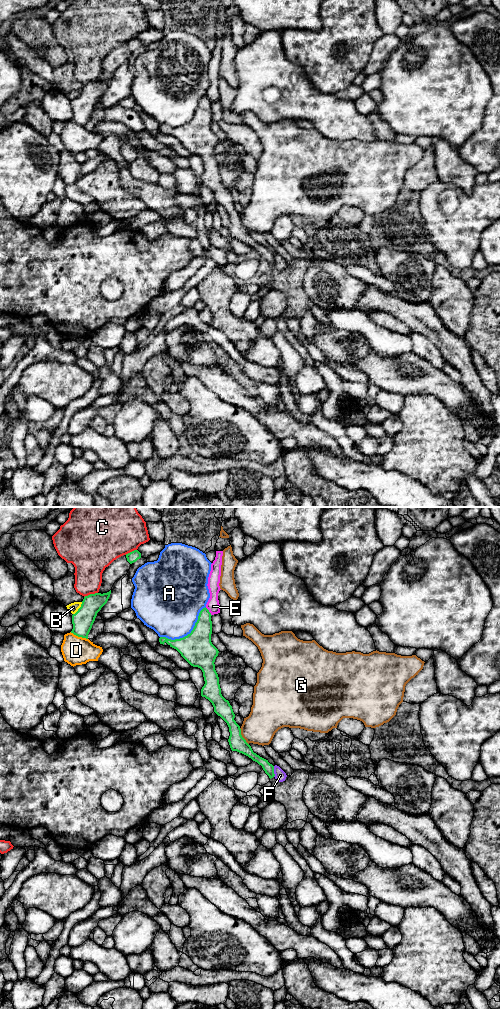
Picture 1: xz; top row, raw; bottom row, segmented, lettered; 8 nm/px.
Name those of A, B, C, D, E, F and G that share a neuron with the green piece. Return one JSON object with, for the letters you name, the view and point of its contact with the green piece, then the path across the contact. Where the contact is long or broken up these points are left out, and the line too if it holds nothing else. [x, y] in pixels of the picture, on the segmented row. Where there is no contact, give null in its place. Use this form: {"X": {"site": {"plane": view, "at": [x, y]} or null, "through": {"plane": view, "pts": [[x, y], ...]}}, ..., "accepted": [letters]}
{"accepted": []}

